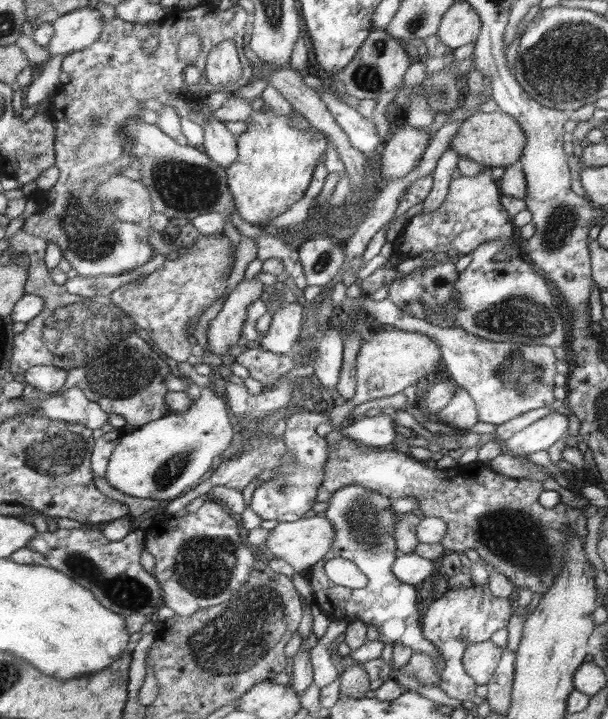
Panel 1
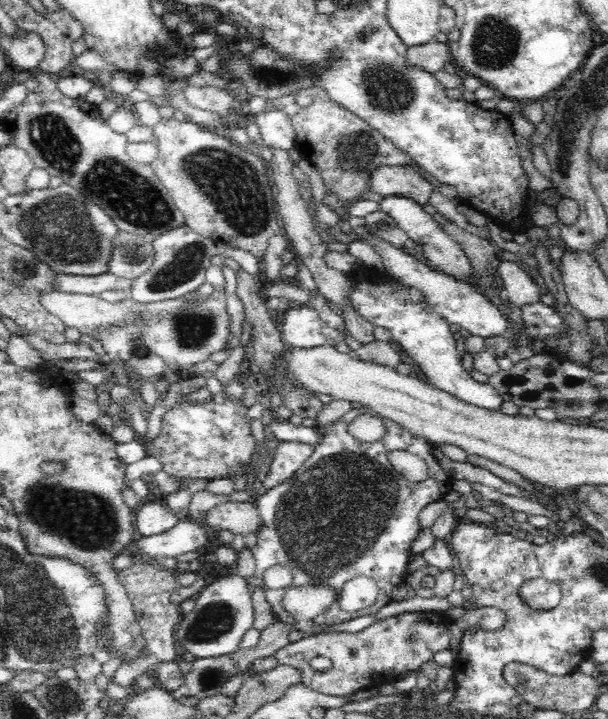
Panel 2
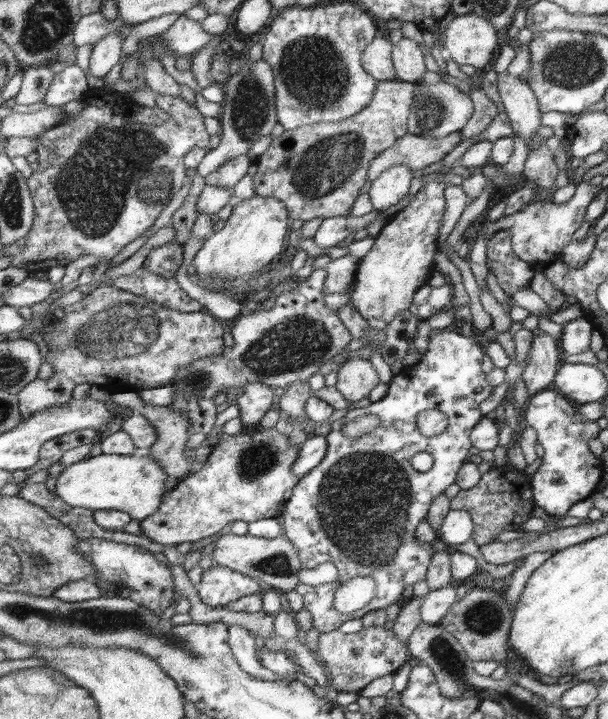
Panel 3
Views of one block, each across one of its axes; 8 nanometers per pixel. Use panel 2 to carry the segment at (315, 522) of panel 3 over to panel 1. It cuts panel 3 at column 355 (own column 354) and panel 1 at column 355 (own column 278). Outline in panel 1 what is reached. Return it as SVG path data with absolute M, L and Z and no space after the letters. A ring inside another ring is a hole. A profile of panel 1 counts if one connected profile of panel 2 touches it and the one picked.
M356 485L345 486L343 489L336 490L332 493L332 497L327 501L328 508L322 512L324 517L334 524L335 542L332 543L331 550L327 552L326 558L319 560L318 563L309 568L307 580L312 585L313 602L317 604L320 611L326 614L332 621L345 620L351 622L359 620L364 624L372 624L376 626L380 638L380 642L386 644L403 644L409 646L413 652L420 651L435 659L439 660L437 673L440 675L443 668L443 658L441 652L429 641L424 638L423 630L420 630L420 612L418 612L418 594L416 594L416 586L406 584L401 581L393 573L393 564L397 559L396 551L398 549L396 530L397 521L400 516L395 515L392 511L392 498L384 496L381 492L360 488ZM342 557L354 564L368 577L368 584L361 589L352 590L351 588L341 587L339 584L333 583L325 573L324 565L331 558Z

